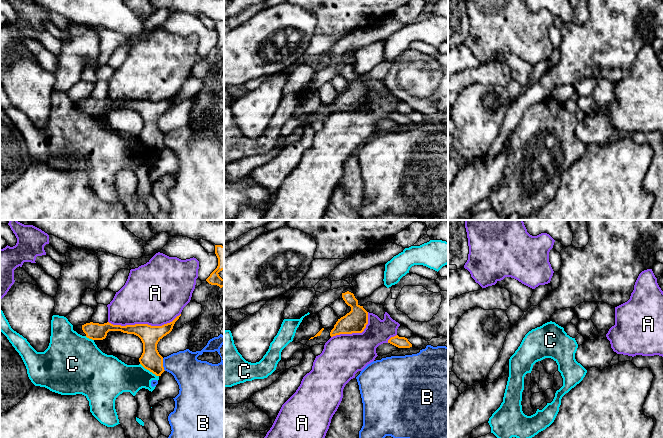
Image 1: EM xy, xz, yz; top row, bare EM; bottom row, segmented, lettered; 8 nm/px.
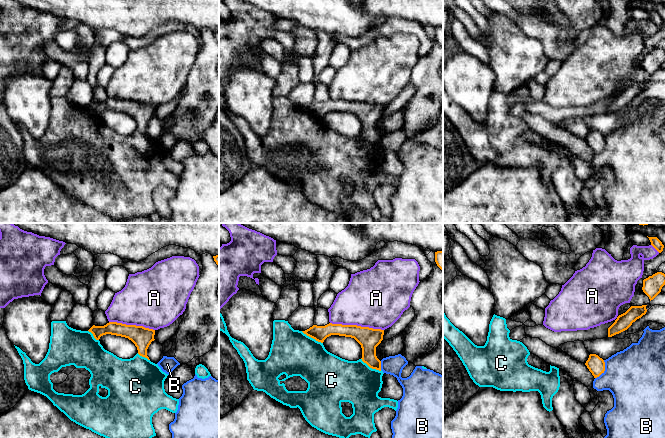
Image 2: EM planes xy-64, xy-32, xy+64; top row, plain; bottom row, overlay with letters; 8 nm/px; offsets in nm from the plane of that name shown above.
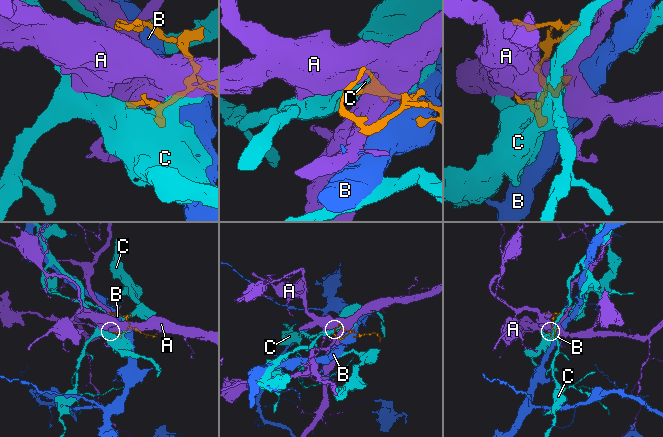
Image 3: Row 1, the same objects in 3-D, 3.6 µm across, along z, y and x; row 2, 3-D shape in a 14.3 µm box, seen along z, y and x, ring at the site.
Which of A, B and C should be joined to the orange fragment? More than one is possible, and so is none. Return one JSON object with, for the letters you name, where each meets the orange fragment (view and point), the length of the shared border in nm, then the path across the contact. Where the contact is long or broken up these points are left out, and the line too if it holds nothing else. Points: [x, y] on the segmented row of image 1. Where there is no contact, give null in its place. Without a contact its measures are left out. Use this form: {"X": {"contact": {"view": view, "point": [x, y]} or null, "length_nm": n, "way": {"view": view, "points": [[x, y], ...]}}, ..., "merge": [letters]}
{"merge": []}

